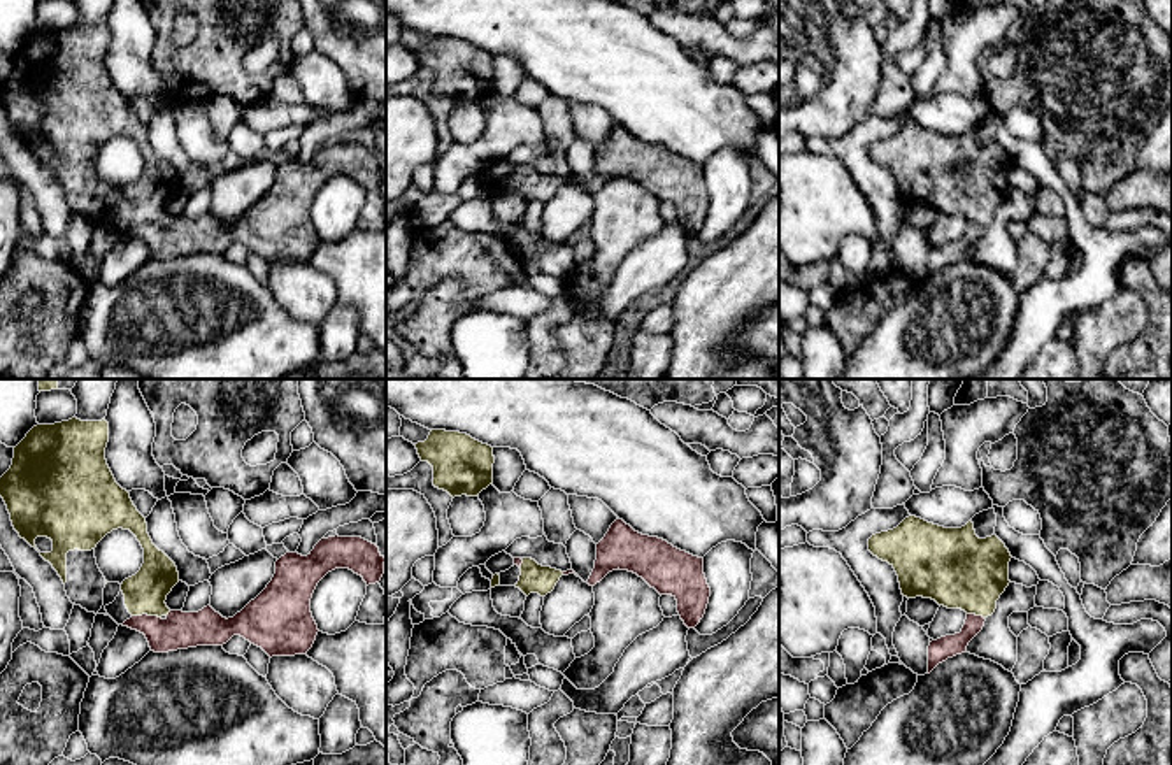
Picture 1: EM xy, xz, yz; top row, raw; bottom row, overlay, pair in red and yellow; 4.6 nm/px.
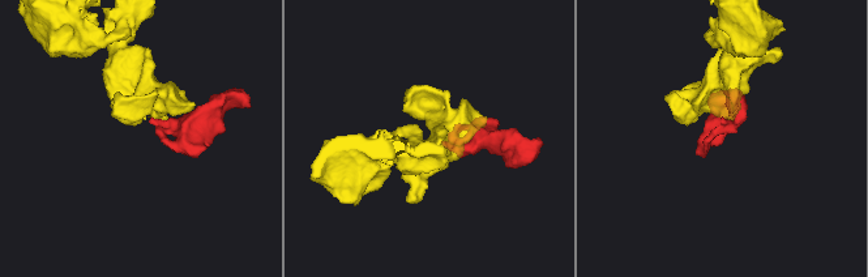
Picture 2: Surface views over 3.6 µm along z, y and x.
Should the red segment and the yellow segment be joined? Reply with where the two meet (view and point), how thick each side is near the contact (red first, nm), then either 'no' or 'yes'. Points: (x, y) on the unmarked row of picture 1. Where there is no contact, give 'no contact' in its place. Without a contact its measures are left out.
xy (146, 221) | 170/190 nm | yes

